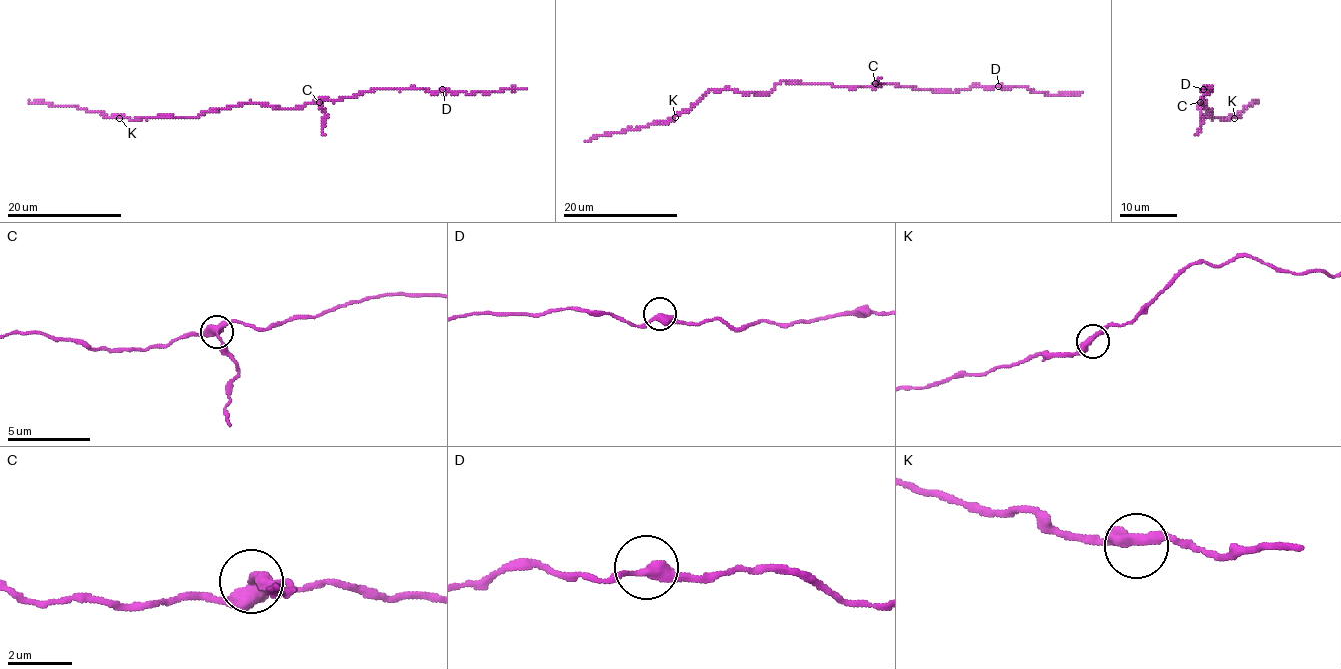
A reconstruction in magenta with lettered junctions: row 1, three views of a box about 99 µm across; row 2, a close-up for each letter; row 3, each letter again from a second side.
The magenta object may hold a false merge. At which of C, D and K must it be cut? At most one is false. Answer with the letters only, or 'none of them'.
C

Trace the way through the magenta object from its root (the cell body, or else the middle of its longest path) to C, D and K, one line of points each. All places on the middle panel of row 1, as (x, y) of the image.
C: (826, 84), (862, 87), (874, 83)
D: (826, 84), (862, 87), (892, 83), (932, 91), (998, 86)
K: (826, 84), (781, 81), (768, 93), (761, 94), (744, 94), (731, 89), (708, 90), (688, 110), (675, 117)

